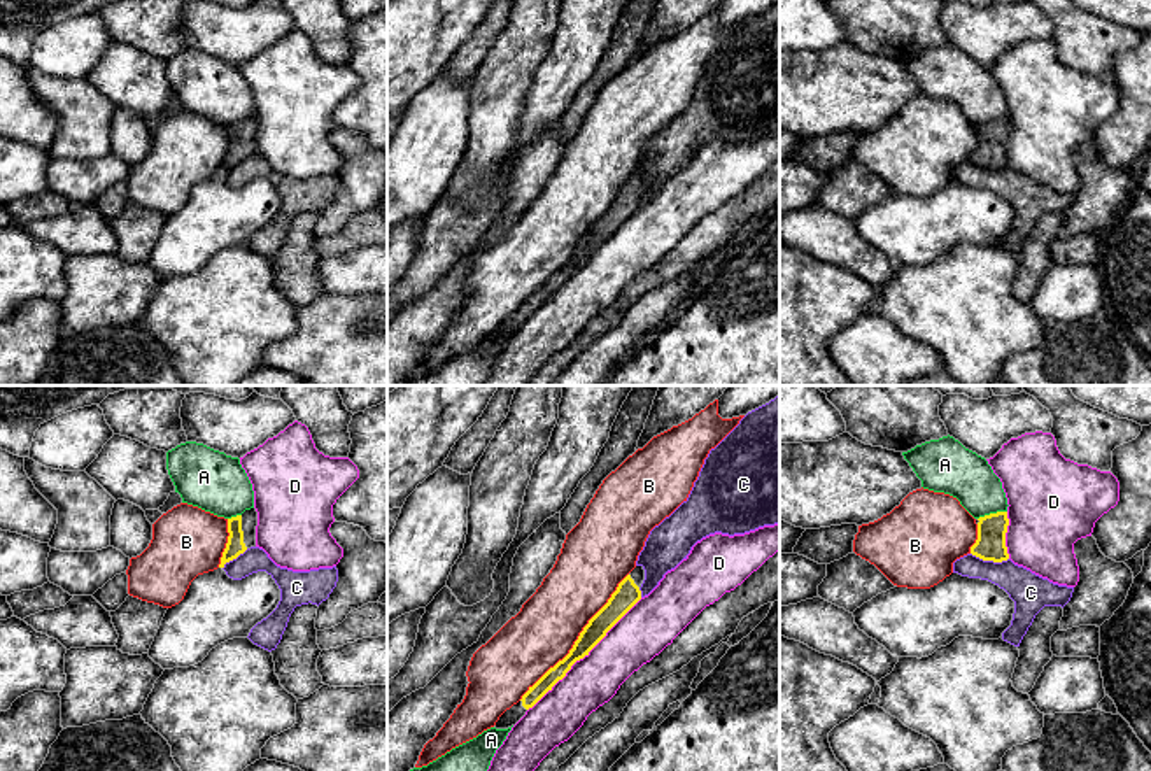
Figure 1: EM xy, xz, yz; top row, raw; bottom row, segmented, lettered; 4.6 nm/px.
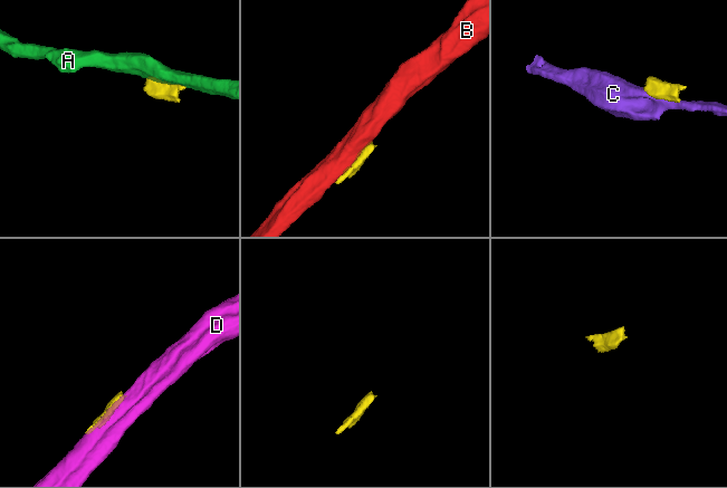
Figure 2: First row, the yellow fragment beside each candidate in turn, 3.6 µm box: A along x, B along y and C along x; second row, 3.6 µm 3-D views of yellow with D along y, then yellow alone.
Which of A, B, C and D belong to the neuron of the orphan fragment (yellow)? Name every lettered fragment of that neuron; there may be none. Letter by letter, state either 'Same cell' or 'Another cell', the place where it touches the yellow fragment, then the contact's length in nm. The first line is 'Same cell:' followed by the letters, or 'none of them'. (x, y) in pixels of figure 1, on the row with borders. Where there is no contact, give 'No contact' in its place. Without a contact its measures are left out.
Same cell: none of them
A: Another cell. Touches yellow at yz (992, 514). Shared border 140 nm
B: Another cell. Touches yellow at xz (579, 638). Shared border 750 nm
C: Another cell. Touches yellow at yz (990, 559). Shared border 180 nm
D: Another cell. Touches yellow at xz (584, 656). Shared border 750 nm

